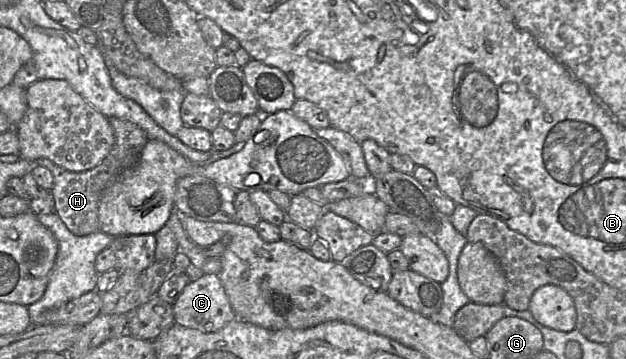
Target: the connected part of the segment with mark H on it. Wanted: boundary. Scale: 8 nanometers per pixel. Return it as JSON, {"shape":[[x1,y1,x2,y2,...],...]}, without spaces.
{"shape":[[117,117,108,118,114,131,115,142,109,154,94,168,83,172,66,170,47,158,39,158,33,164,46,167,51,171,54,184,51,194,55,201,56,212,67,228,77,236,100,231,98,208,103,190,123,171,134,166,140,153,149,140,146,132,137,124]]}

